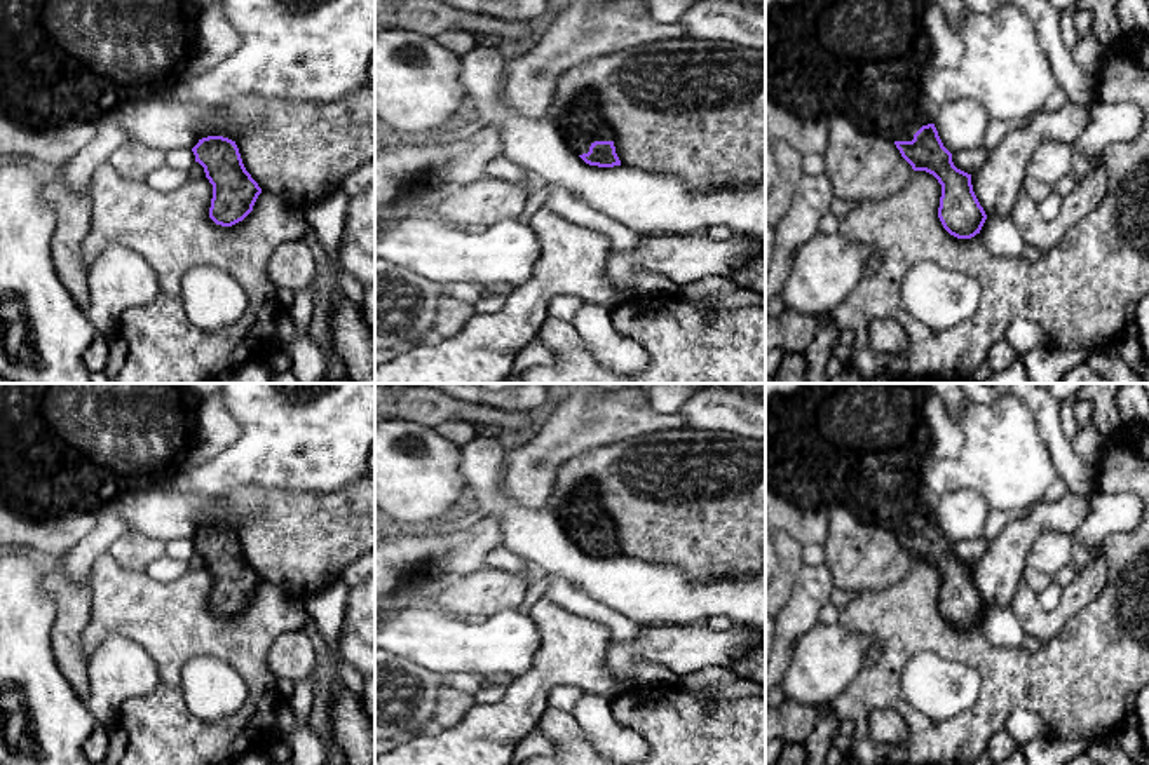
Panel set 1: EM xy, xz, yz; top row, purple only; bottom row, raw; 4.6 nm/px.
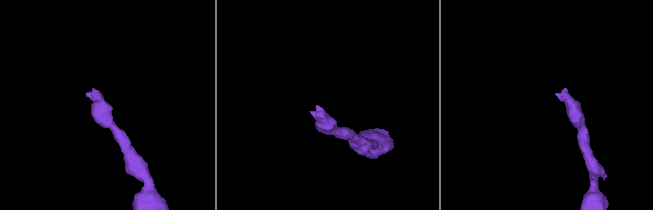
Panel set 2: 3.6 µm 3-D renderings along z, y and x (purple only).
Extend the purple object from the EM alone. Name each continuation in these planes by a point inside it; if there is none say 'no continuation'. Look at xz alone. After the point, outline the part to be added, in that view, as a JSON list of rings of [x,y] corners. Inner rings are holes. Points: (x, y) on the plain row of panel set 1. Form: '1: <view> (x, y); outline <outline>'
1: xz (581, 514); outline [[[589,483],[579,484],[563,500],[558,519],[577,545],[588,544],[595,531],[614,531],[614,523],[608,519]]]

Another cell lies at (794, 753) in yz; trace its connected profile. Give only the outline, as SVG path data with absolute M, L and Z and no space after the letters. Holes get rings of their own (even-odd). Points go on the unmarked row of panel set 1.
M786 742L776 765L806 765L804 742Z

